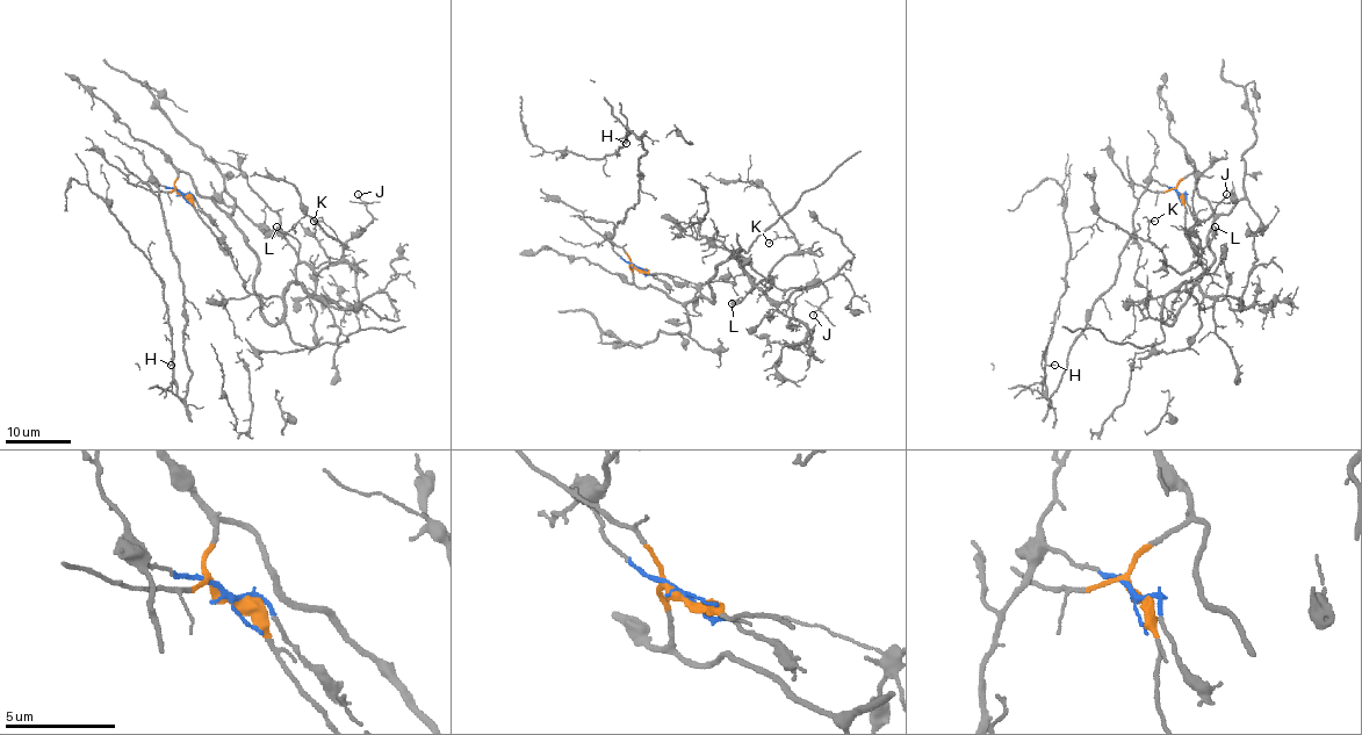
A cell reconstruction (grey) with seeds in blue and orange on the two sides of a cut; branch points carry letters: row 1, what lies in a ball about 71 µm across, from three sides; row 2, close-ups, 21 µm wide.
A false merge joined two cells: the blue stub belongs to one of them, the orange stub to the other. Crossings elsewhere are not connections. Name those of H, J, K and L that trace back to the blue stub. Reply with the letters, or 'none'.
H

